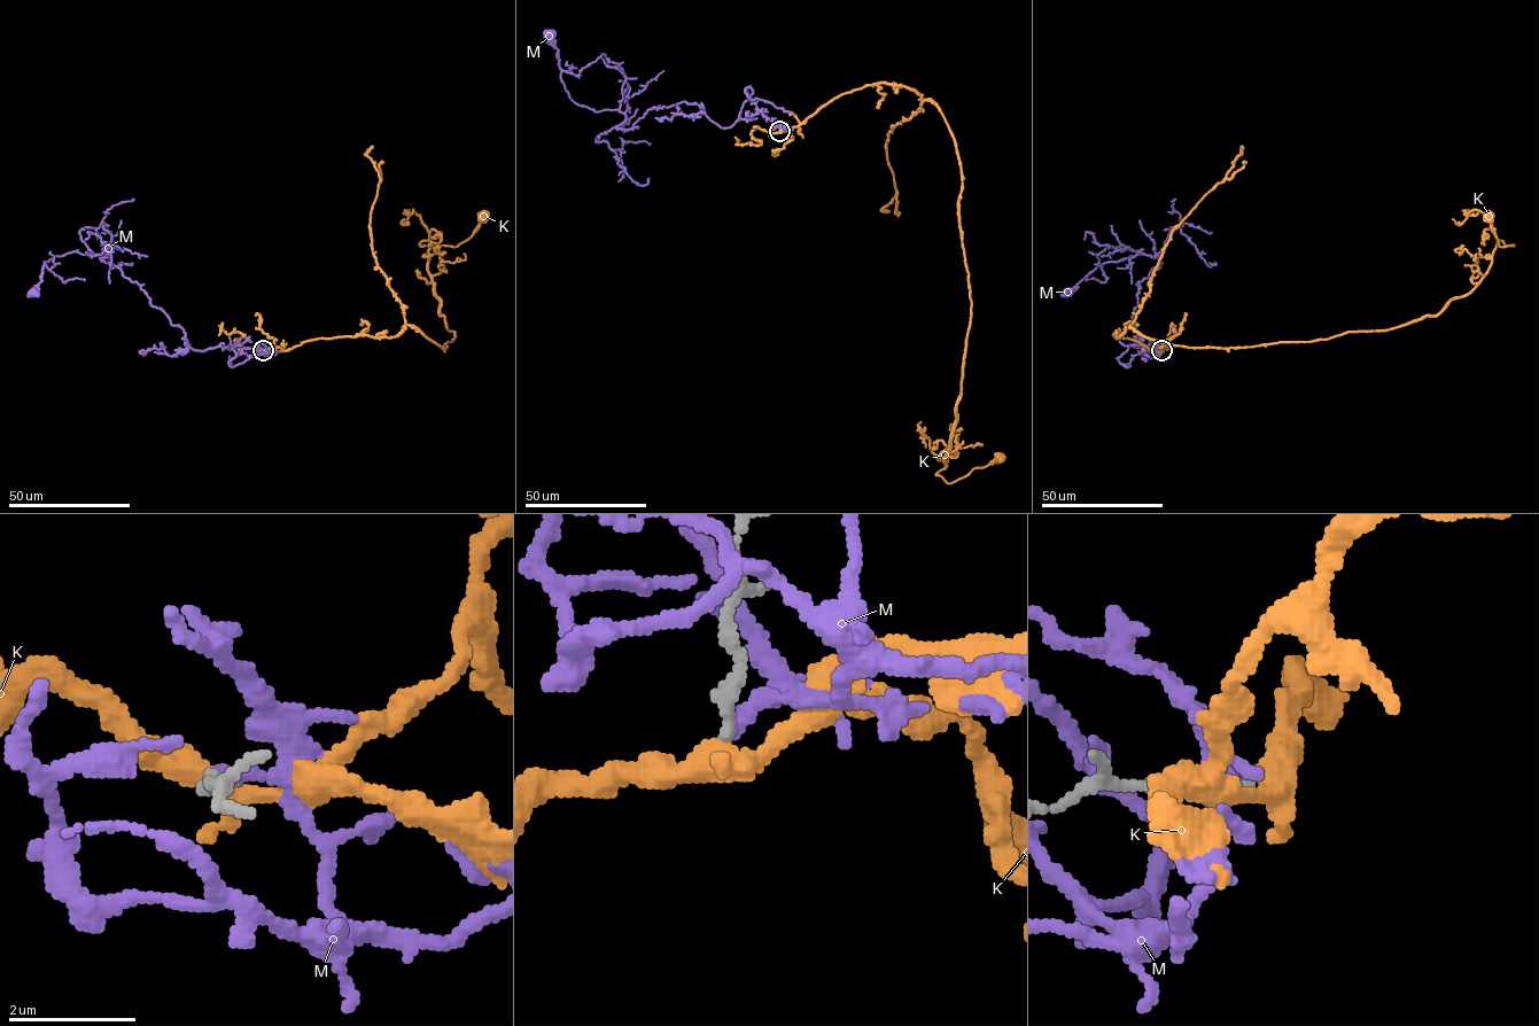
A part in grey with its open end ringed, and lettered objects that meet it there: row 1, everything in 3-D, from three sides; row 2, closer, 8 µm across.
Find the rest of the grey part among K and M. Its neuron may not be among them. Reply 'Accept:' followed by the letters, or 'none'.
Accept: none

